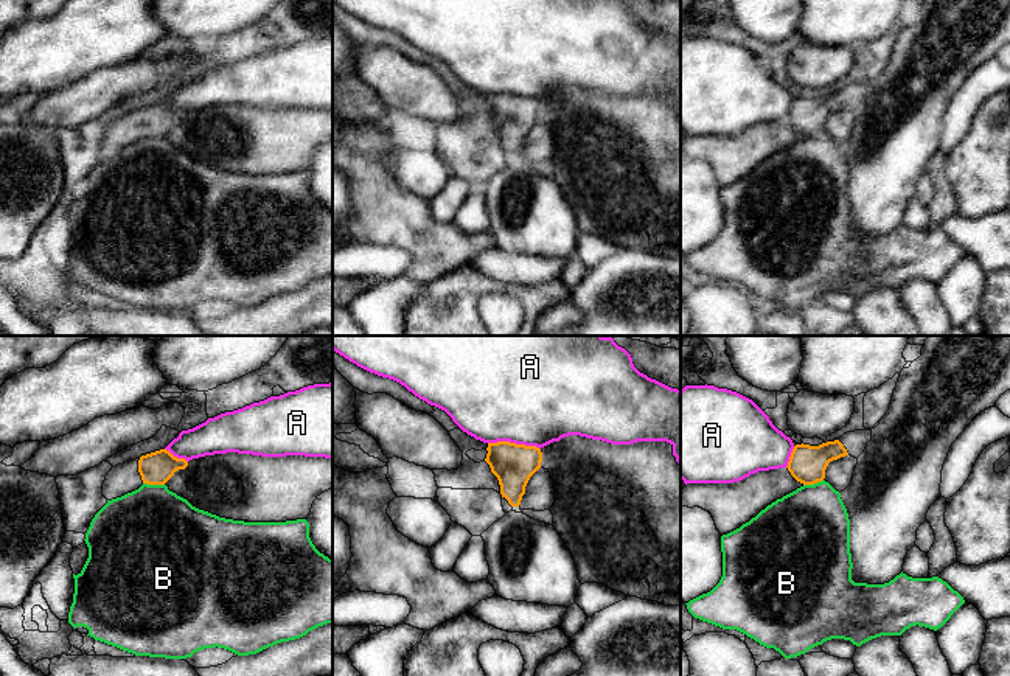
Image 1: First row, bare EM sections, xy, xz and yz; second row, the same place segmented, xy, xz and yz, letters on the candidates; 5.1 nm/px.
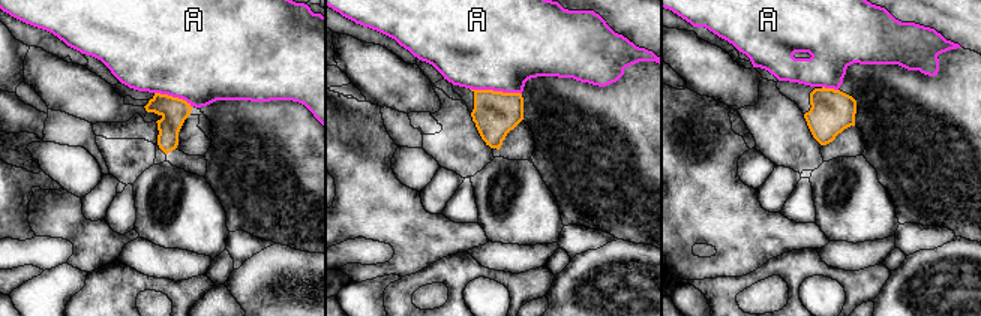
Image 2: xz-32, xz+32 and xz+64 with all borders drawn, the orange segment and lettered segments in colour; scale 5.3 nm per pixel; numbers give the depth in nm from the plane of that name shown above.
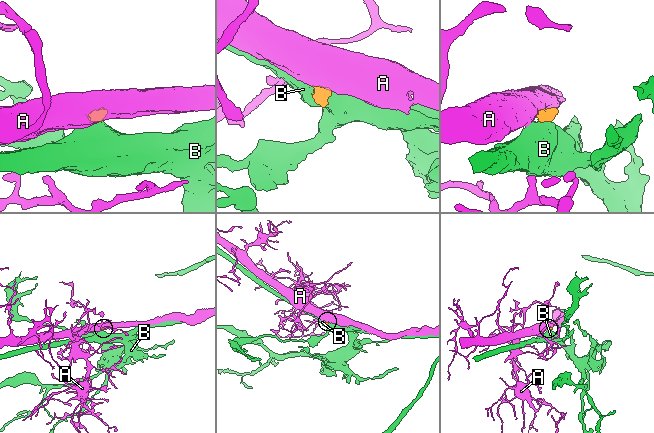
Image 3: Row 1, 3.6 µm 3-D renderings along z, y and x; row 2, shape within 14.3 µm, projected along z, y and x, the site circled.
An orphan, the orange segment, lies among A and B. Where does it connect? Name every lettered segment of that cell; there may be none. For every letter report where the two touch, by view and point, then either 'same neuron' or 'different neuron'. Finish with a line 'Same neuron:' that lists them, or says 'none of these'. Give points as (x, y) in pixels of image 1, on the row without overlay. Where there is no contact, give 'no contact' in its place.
A: meets orange in xz at (515, 95); different neuron
B: meets orange in xy at (154, 135); different neuron
Same neuron: none of these

